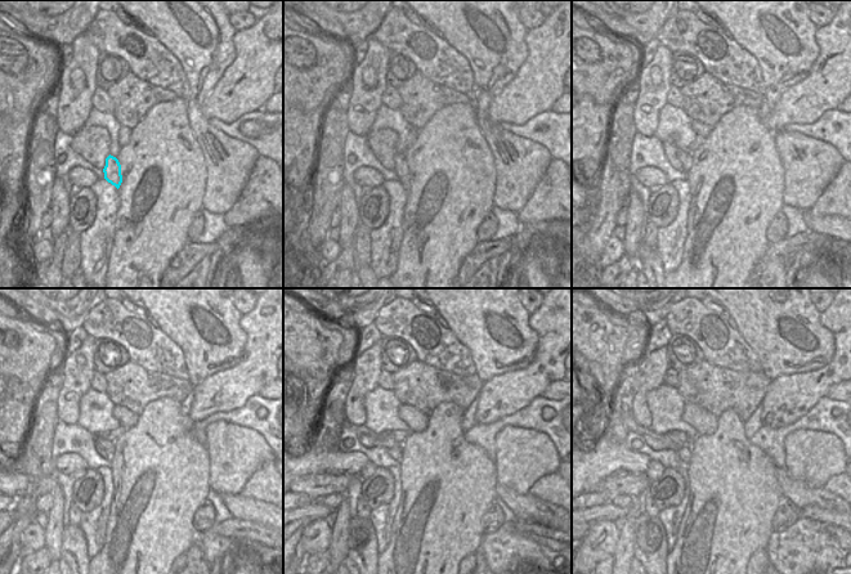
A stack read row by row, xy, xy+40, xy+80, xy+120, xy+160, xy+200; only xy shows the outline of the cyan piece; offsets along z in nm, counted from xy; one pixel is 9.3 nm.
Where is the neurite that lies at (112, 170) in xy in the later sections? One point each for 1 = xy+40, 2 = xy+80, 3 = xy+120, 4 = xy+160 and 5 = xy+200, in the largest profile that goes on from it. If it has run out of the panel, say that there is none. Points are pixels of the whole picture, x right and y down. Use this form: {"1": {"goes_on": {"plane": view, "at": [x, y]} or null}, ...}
{"1": {"goes_on": {"plane": "xy+40", "at": [401, 167]}}, "2": {"goes_on": {"plane": "xy+80", "at": [684, 156]}}, "3": {"goes_on": {"plane": "xy+120", "at": [108, 447]}}, "4": {"goes_on": {"plane": "xy+160", "at": [367, 440]}}, "5": {"goes_on": {"plane": "xy+200", "at": [657, 442]}}}

